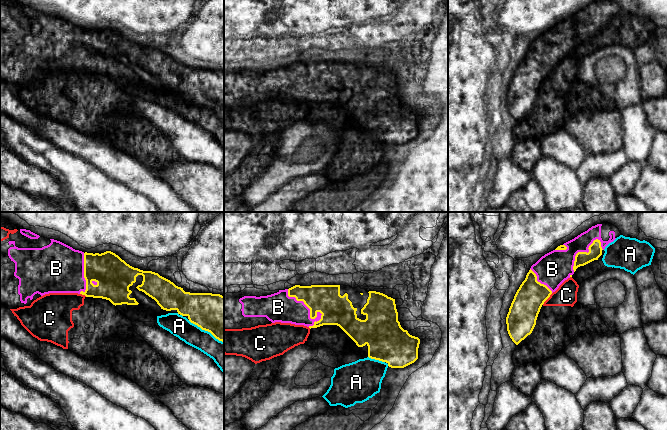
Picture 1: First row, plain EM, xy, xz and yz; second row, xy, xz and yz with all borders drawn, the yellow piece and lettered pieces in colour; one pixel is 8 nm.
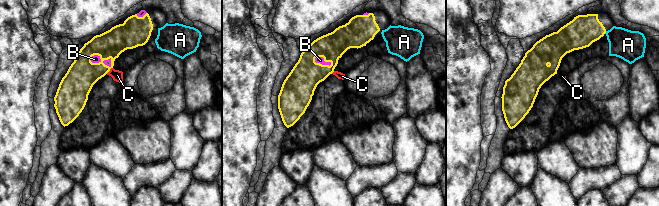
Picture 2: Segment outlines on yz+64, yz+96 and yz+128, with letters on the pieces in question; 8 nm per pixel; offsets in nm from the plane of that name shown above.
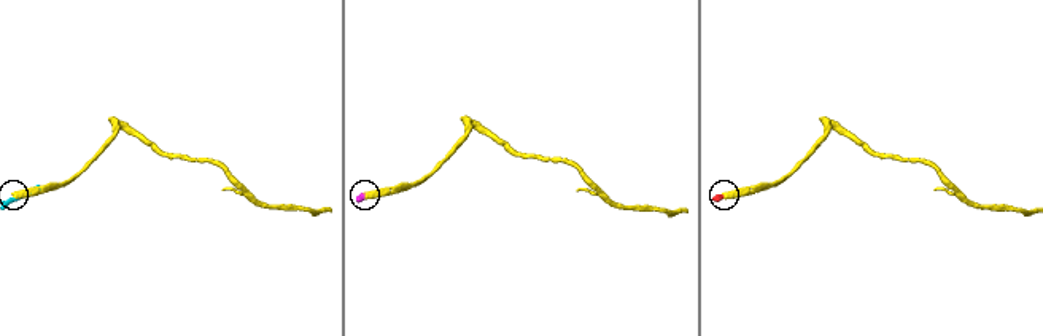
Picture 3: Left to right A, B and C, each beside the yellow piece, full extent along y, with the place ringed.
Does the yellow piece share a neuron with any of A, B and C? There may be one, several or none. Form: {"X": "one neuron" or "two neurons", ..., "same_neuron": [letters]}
{"A": "two neurons", "B": "two neurons", "C": "two neurons", "same_neuron": []}

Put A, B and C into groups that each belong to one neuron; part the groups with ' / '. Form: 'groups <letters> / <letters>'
groups A B / C

